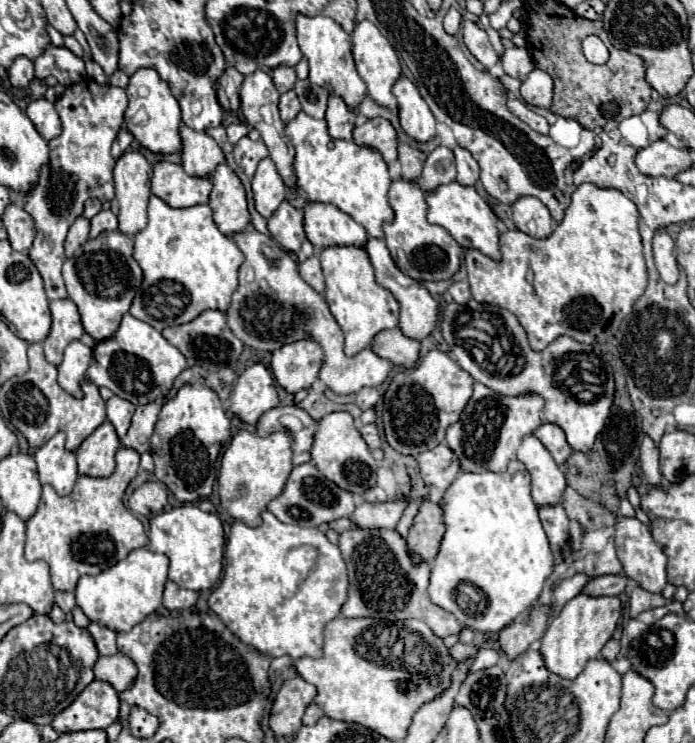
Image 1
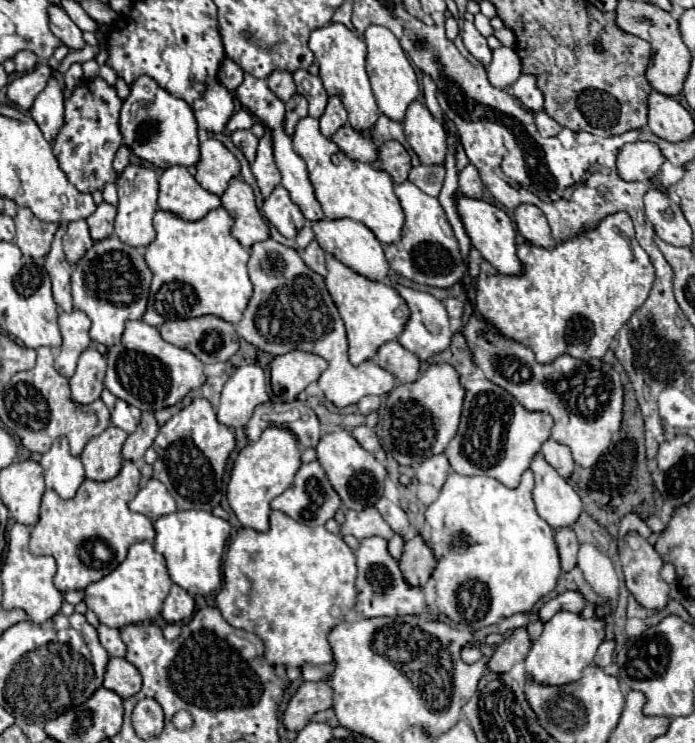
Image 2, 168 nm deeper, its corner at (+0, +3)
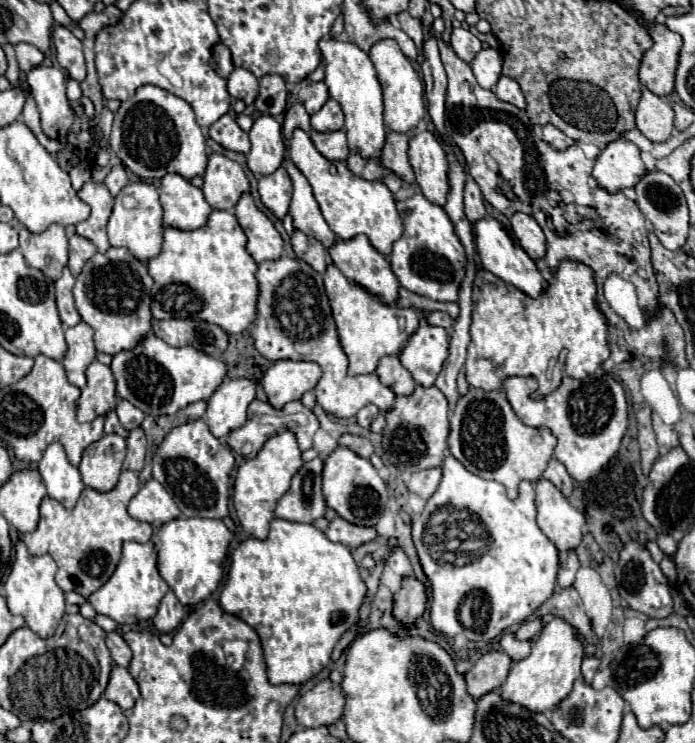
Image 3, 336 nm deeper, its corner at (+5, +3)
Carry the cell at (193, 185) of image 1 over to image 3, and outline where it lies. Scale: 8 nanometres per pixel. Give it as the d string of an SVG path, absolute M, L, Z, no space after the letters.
M166 174L160 182L164 224L178 230L196 230L208 222L212 208L200 188L178 174Z

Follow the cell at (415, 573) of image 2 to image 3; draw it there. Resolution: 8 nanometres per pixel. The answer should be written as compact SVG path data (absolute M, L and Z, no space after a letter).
M414 576L402 580L402 588L398 594L394 594L394 608L392 616L398 620L402 626L412 628L424 614L426 610L426 592L424 584L418 582Z

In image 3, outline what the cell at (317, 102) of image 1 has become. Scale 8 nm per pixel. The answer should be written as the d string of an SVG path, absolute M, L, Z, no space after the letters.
M310 78L290 86L290 90L292 90L292 100L300 102L308 110L308 114L316 114L324 106L324 102L328 100L326 84L324 82L312 82Z

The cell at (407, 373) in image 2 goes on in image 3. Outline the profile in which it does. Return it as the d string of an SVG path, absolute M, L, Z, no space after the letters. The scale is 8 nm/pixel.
M384 356L378 364L376 376L380 378L380 382L384 382L384 386L388 386L396 396L408 396L412 394L412 390L416 388L412 374L408 374L408 370L400 364L400 360L396 356Z

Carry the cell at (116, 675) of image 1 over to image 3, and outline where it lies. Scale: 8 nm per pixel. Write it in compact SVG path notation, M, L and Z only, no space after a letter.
M114 664L112 676L110 676L110 682L108 682L104 696L108 700L116 702L122 710L128 710L128 708L134 706L136 698L140 696L140 690L138 690L136 680L130 676L130 672L126 668Z

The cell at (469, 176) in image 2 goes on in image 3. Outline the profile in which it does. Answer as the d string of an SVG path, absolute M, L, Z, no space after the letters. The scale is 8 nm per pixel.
M468 178L466 186L464 186L464 214L466 214L466 218L470 220L472 226L480 218L486 216L486 208L484 208L484 200L482 200L480 188L478 188L478 184L472 178Z

